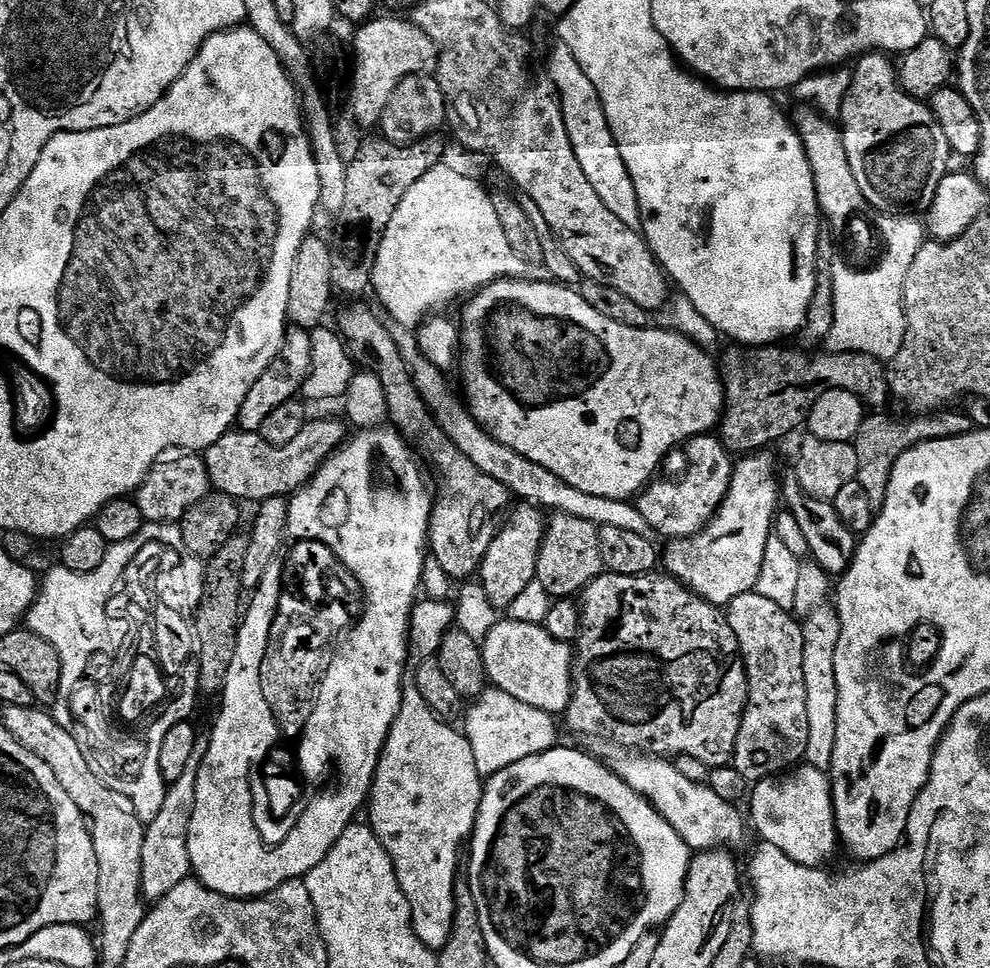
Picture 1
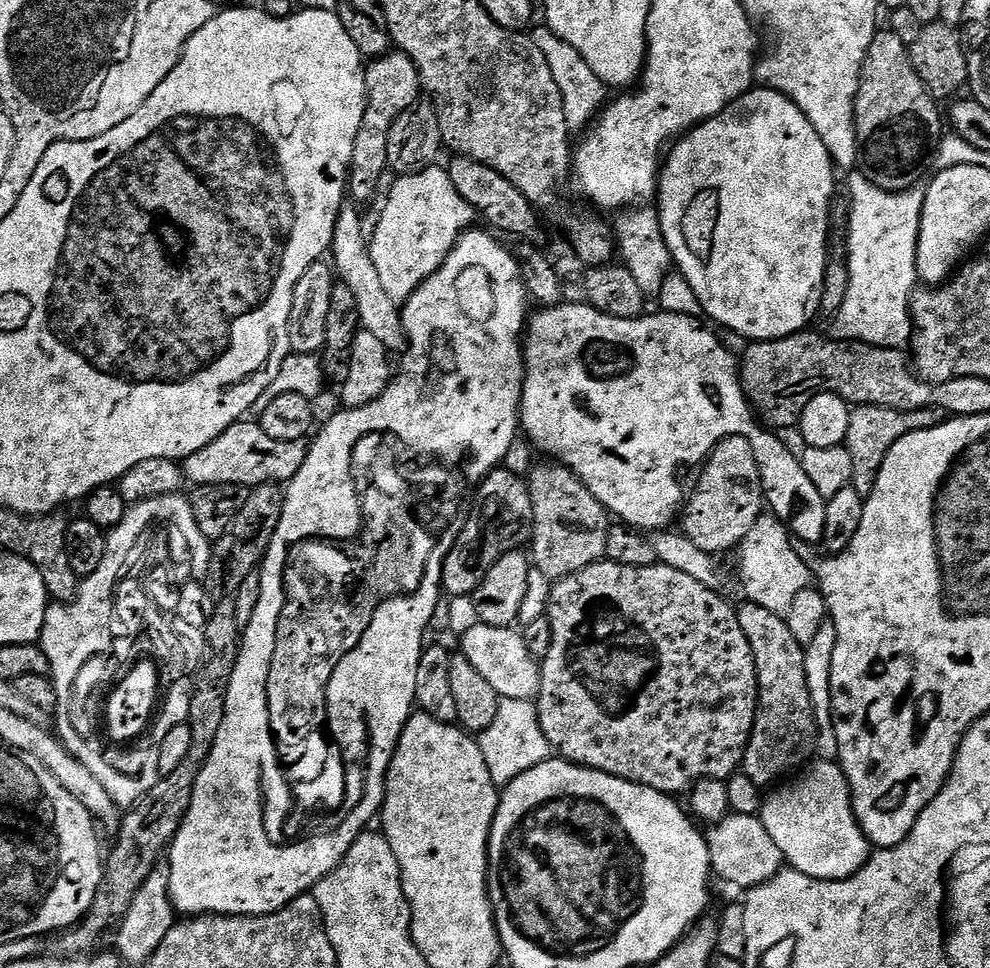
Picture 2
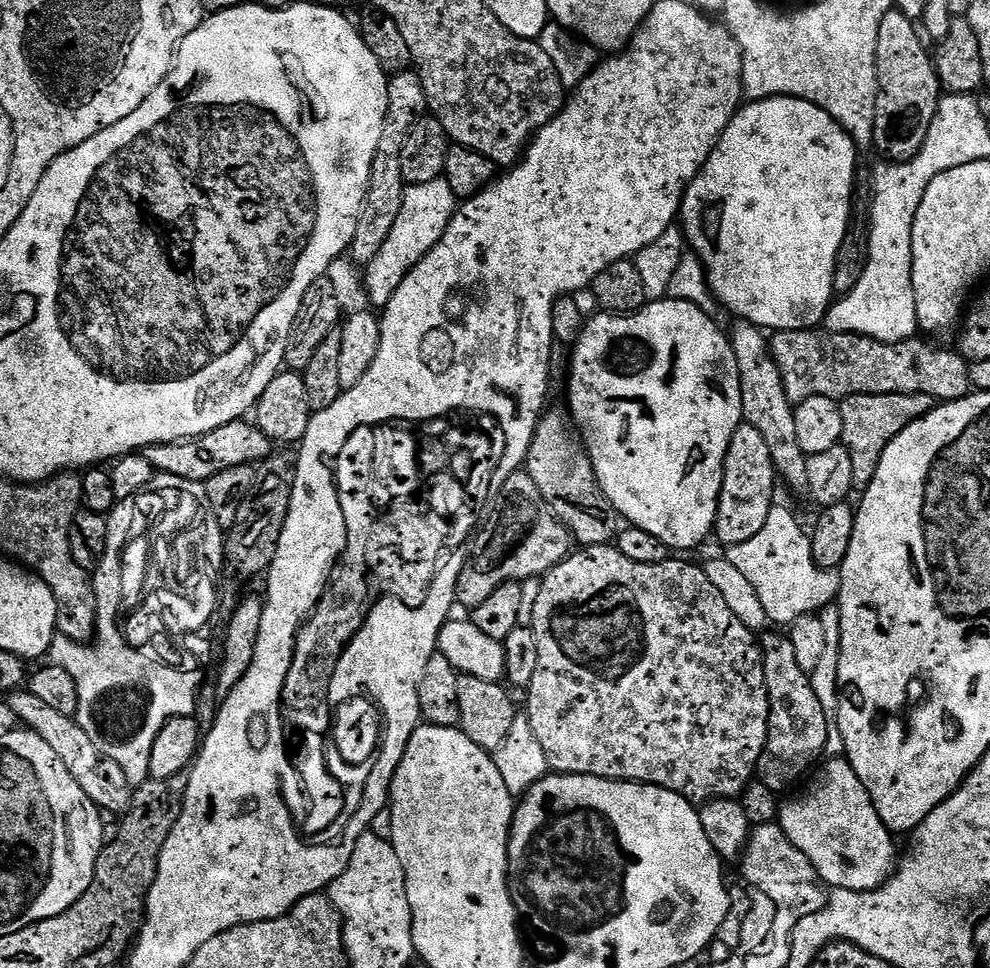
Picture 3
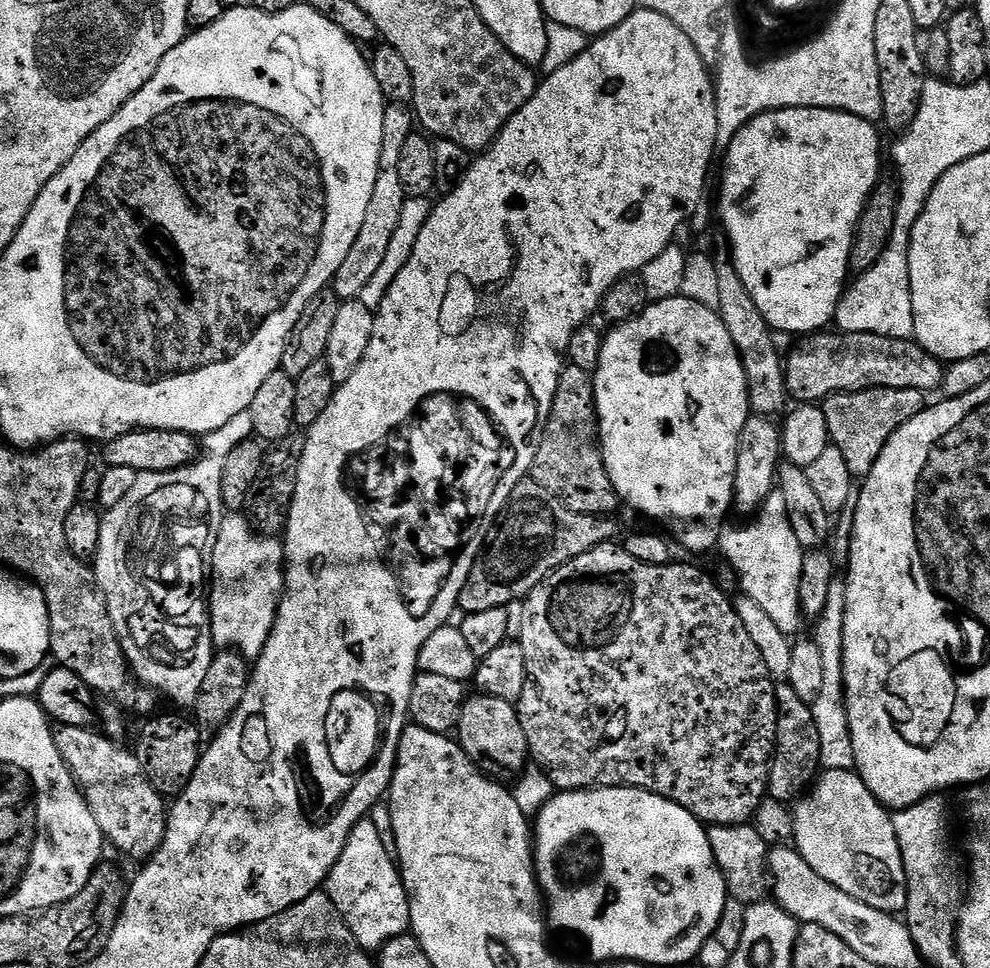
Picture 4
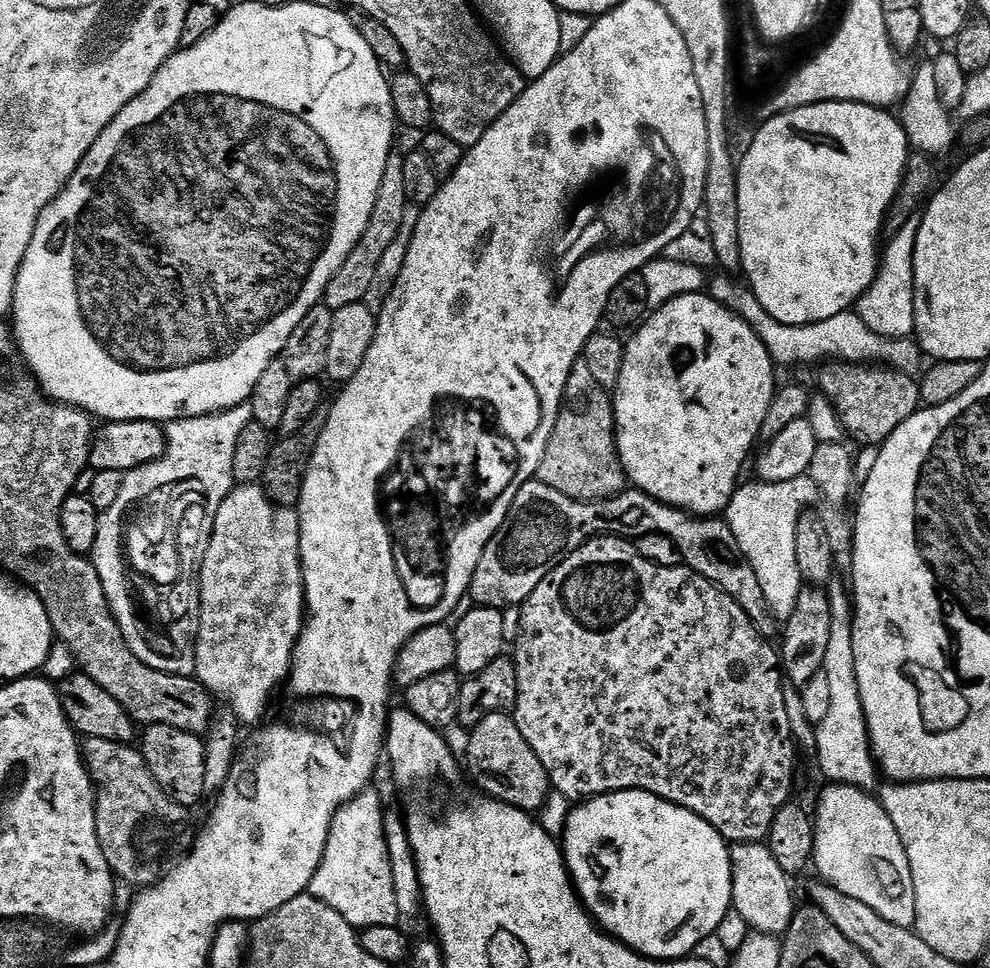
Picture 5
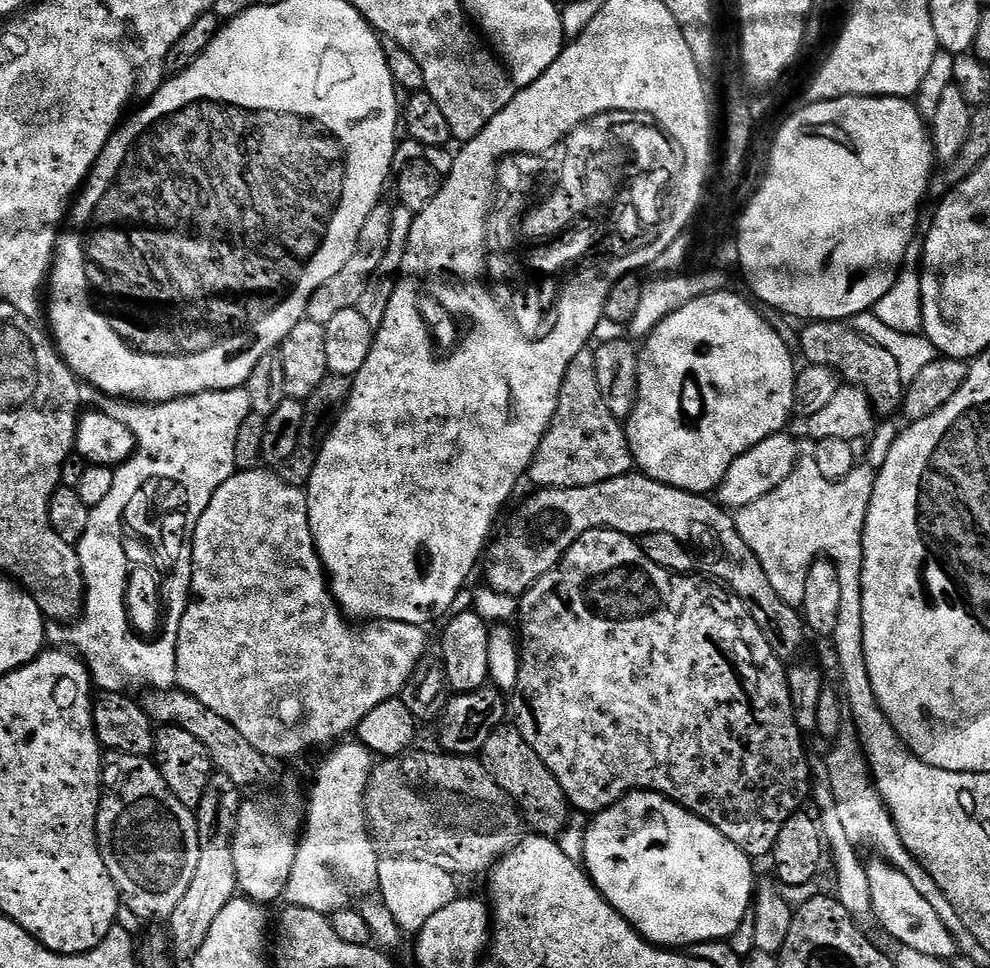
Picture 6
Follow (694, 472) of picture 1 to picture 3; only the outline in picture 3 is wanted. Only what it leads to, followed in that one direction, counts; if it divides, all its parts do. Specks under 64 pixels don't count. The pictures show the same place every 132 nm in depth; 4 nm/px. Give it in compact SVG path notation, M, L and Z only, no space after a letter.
M741 423L734 438L730 438L730 446L726 450L724 477L714 529L715 539L720 539L724 546L750 542L750 538L754 538L754 534L762 530L774 506L772 495L776 492L776 484L778 485L776 467L762 434L758 434L754 426Z

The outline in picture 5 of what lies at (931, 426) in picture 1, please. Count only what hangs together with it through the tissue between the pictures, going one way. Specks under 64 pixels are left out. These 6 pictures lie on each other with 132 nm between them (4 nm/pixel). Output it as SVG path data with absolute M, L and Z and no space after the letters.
M828 362L823 367L818 392L833 404L843 435L849 441L857 440L857 445L886 443L890 434L922 407L917 377L897 372L893 367L845 362Z

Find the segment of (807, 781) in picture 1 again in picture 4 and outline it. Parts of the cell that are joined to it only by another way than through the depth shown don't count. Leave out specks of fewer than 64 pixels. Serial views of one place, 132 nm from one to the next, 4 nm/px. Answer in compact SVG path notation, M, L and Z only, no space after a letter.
M821 771L807 795L795 805L794 815L794 847L802 854L802 858L806 858L806 862L810 862L815 872L826 878L826 882L838 886L838 890L850 894L850 898L866 902L866 906L874 910L900 914L907 909L906 870L902 862L902 850L898 850L898 838L894 834L889 809L880 804L874 794L870 794L866 782L862 782L856 771Z

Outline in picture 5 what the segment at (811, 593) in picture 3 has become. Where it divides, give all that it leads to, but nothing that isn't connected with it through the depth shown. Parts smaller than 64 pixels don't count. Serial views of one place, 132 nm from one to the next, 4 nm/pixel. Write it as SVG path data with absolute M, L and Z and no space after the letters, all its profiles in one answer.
M808 476L790 478L790 482L755 482L756 484L741 483L730 498L726 509L726 519L742 554L754 566L754 574L758 574L758 582L762 582L762 594L766 594L766 602L775 614L777 621L783 622L790 614L794 614L796 595L800 593L802 581L798 562L794 558L794 530L800 521L800 515L811 509L818 493L814 482Z

